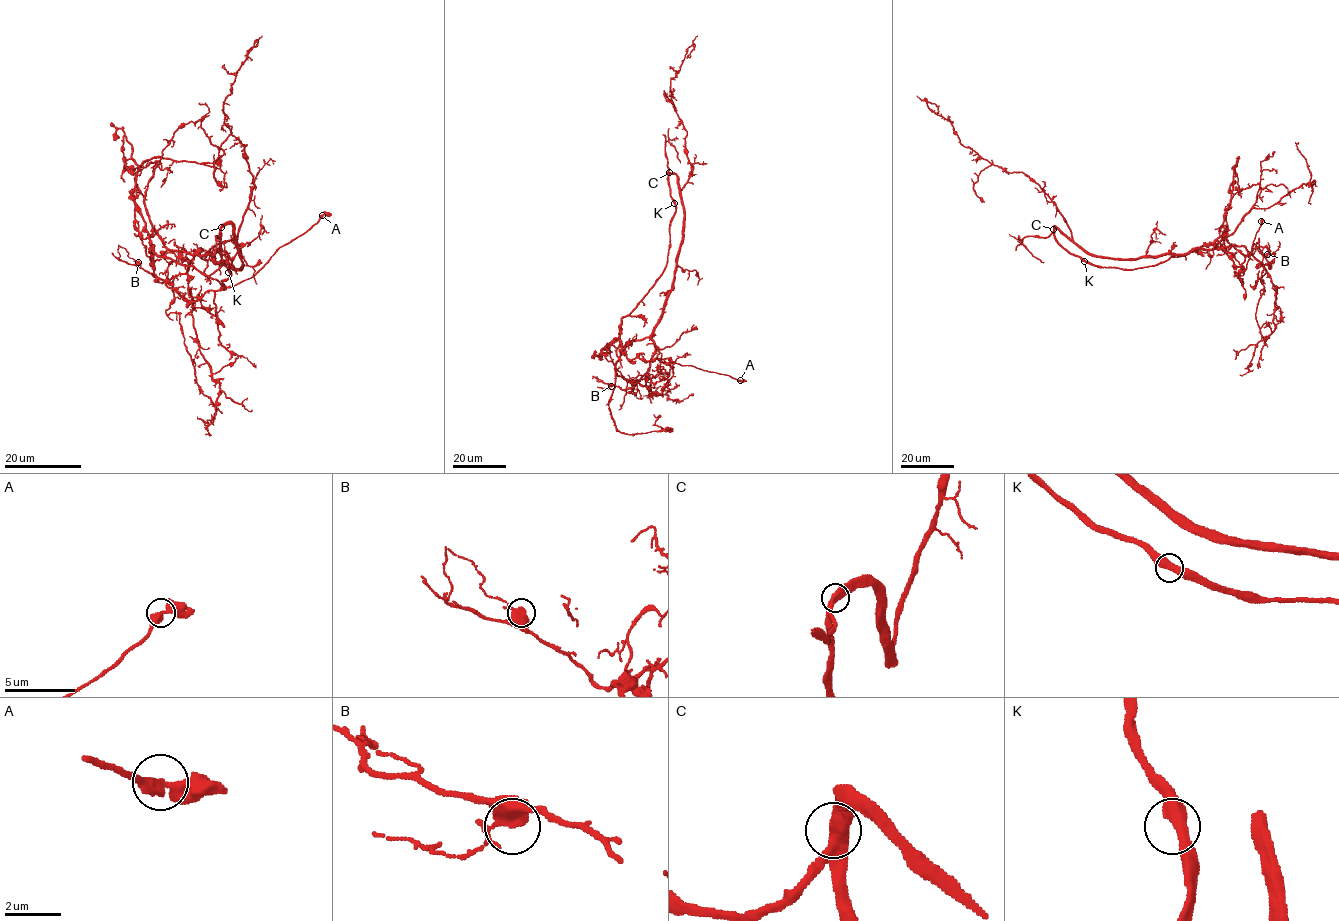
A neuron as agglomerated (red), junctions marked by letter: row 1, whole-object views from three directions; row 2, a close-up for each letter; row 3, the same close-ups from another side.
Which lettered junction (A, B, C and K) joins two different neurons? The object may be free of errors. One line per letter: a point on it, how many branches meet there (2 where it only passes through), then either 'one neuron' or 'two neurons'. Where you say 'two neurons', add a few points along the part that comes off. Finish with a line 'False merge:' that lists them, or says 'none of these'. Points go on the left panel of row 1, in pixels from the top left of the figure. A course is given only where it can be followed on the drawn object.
A: (322, 215) | 2 | one neuron
B: (138, 262) | 2 | one neuron
C: (221, 227) | 2 | one neuron
K: (228, 272) | 2 | one neuron
False merge: none of these

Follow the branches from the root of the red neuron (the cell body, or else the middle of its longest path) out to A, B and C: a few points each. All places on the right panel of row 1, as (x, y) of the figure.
A: (1094, 265), (1124, 269), (1152, 266), (1217, 241), (1241, 269), (1242, 282), (1240, 273), (1246, 268), (1261, 221)
B: (1094, 265), (1070, 254), (1055, 240), (1055, 227), (1088, 252), (1114, 258), (1242, 246), (1270, 268), (1267, 254)
C: (1094, 265), (1070, 254), (1055, 240), (1053, 229)

